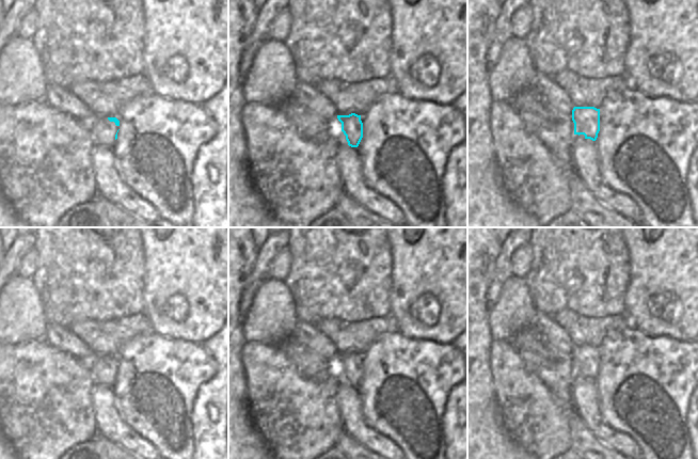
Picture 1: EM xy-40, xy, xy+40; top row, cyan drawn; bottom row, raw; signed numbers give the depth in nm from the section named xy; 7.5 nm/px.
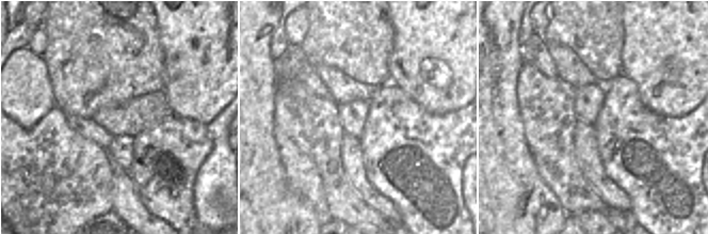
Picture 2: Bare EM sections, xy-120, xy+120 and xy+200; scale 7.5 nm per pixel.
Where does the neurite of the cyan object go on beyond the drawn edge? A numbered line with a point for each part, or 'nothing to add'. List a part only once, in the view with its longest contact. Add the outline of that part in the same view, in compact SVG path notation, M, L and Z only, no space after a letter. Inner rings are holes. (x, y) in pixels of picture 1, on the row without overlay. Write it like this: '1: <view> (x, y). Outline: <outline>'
1: xy (339, 376). Outline: M337 357L335 358L335 379L339 384L348 384L346 375L342 370L342 362L338 360Z

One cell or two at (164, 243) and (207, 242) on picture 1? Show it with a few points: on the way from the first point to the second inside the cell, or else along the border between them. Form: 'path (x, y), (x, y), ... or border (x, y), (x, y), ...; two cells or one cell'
path (175, 243), (196, 244); one cell

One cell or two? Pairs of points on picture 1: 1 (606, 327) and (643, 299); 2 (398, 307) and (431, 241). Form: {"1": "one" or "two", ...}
{"1": "two", "2": "one"}

